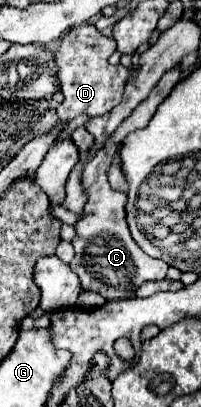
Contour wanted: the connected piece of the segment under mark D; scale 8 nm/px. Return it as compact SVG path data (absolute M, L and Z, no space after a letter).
M82 24L78 28L72 28L68 34L62 36L60 48L54 56L54 64L58 68L56 70L58 88L64 94L64 102L58 104L56 112L64 124L68 124L80 114L86 114L88 118L102 116L122 100L122 92L128 80L128 68L124 68L122 64L112 66L108 62L114 50L116 50L114 40L106 38L92 24Z

